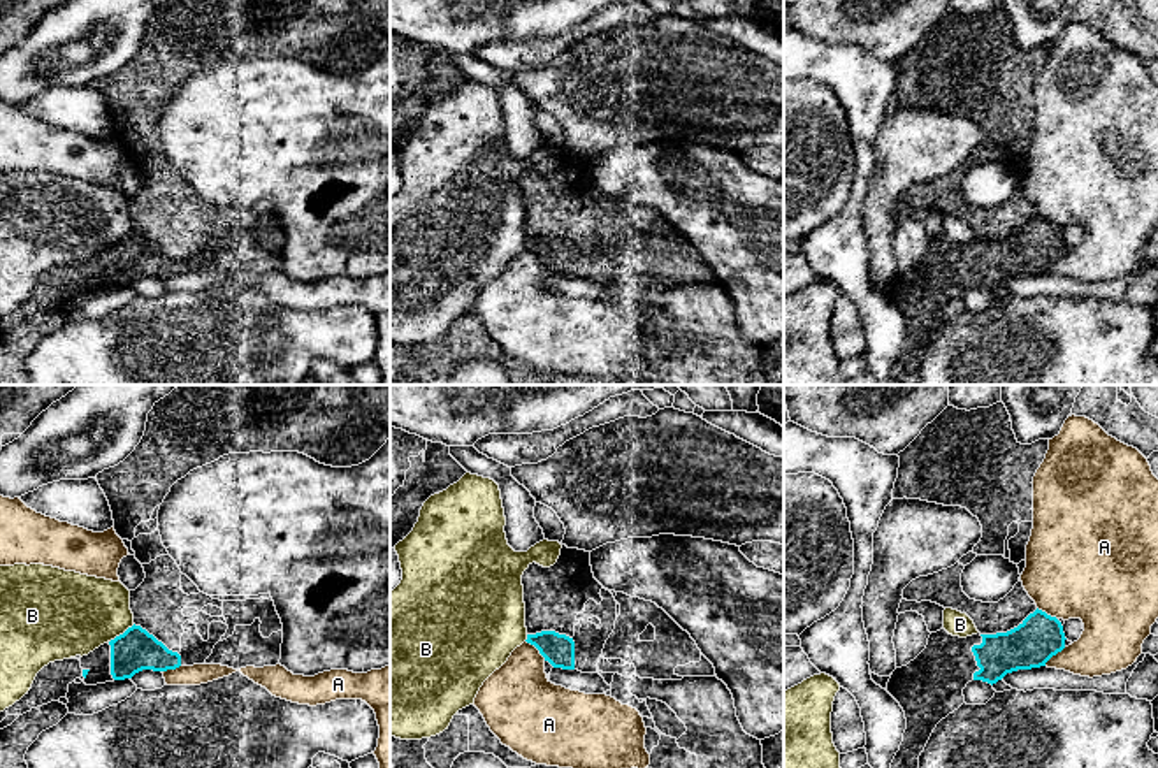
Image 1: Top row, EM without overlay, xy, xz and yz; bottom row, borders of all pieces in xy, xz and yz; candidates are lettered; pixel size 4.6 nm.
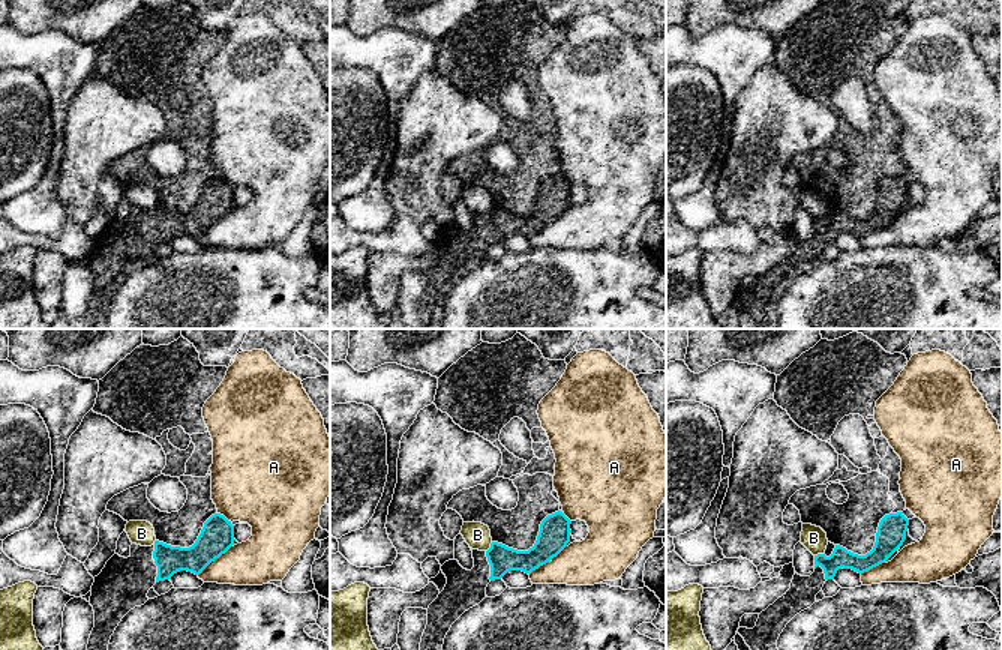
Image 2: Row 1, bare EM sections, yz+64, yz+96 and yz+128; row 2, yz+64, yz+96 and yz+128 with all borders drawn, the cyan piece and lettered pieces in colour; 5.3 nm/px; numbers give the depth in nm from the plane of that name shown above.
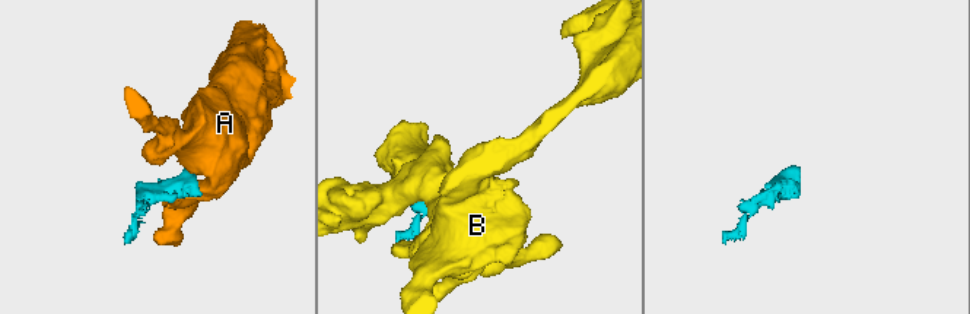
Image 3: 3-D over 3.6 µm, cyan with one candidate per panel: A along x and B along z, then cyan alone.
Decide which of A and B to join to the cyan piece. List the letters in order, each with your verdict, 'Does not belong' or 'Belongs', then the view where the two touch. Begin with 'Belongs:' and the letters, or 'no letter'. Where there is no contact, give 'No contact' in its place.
Belongs: no letter
A: Does not belong. Touches cyan in xz
B: Does not belong. Touches cyan in xy

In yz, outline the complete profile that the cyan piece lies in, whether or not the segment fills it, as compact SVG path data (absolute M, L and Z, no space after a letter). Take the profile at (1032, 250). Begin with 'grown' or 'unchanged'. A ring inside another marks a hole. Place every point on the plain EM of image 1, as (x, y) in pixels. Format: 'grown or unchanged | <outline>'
grown | M956 169L954 172L938 179L919 183L903 195L901 202L907 207L931 207L944 214L958 216L973 227L977 237L982 243L982 250L972 253L977 272L981 274L973 279L973 286L982 286L993 292L1007 279L1046 272L1053 262L1065 255L1067 244L1061 228L1037 214L1035 207L1023 193L1021 183L1003 206L998 209L982 209L970 206L963 199L963 176L965 172Z

